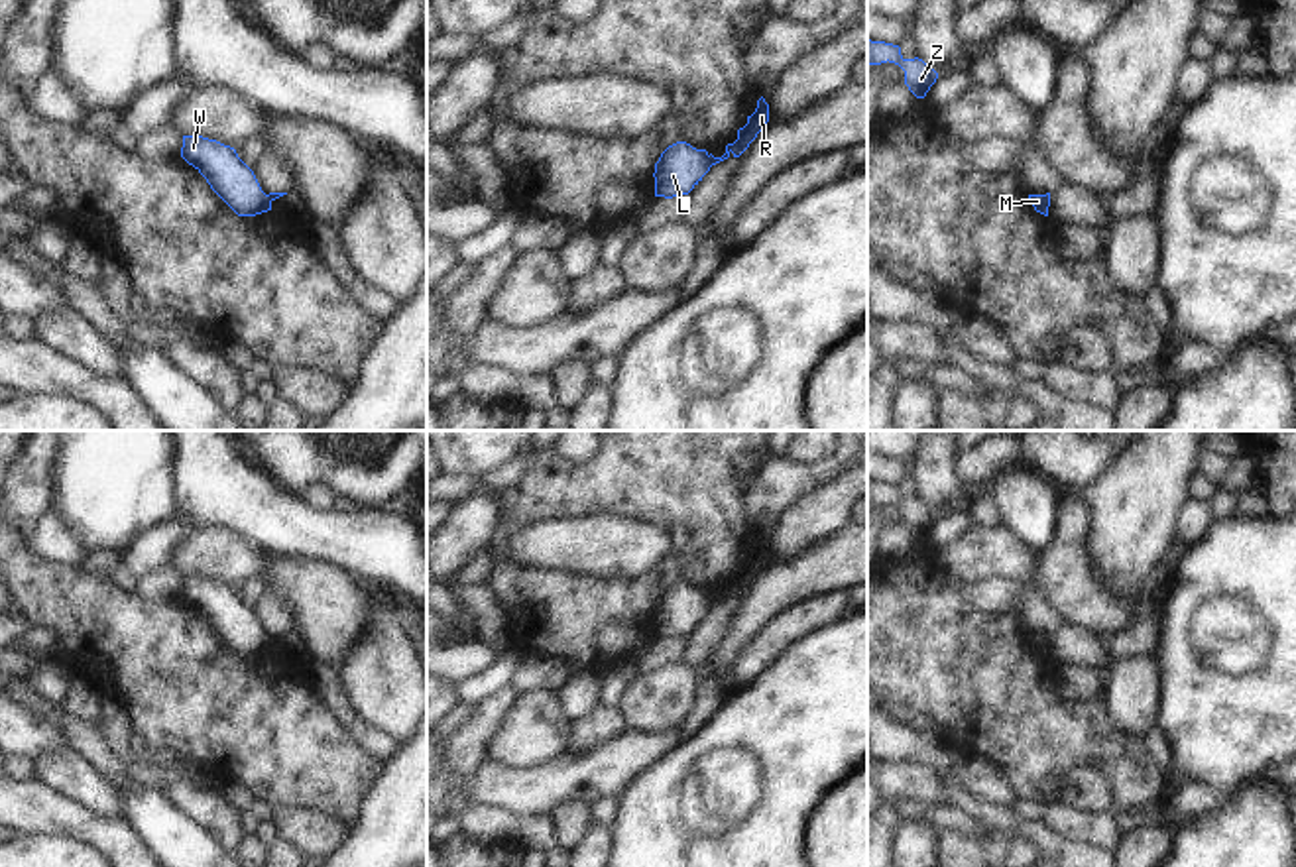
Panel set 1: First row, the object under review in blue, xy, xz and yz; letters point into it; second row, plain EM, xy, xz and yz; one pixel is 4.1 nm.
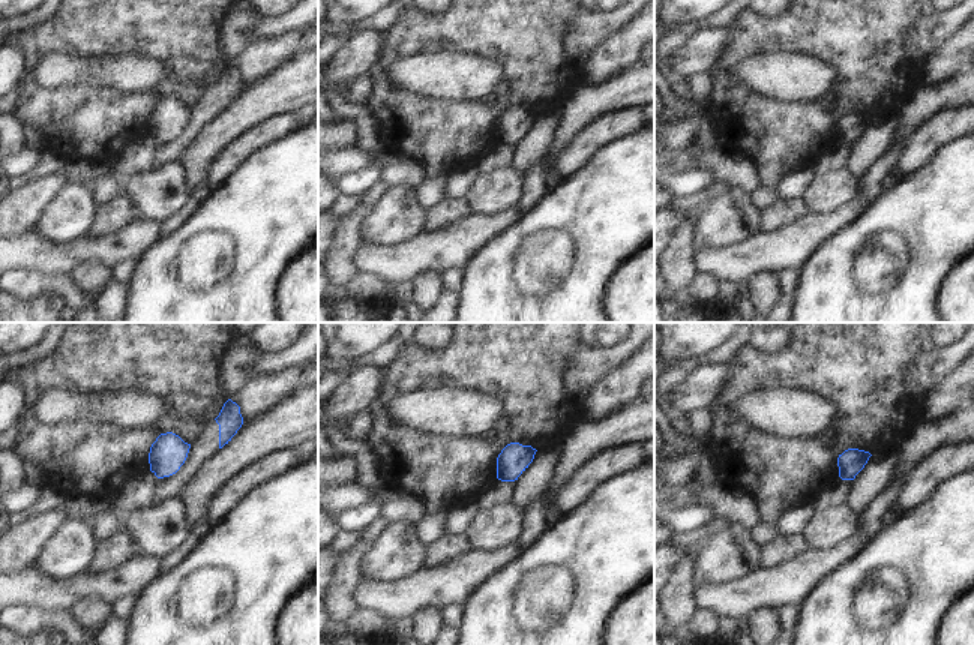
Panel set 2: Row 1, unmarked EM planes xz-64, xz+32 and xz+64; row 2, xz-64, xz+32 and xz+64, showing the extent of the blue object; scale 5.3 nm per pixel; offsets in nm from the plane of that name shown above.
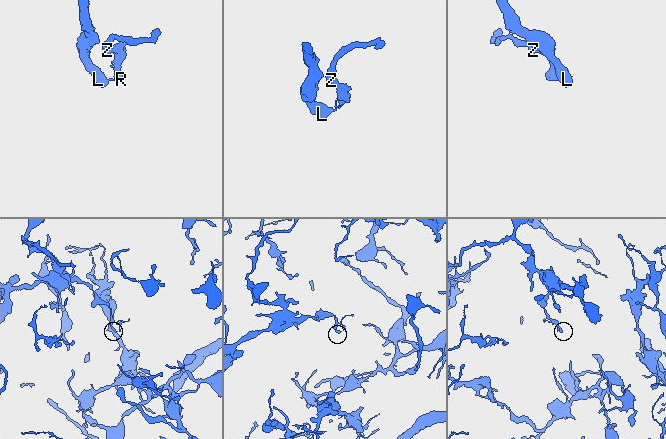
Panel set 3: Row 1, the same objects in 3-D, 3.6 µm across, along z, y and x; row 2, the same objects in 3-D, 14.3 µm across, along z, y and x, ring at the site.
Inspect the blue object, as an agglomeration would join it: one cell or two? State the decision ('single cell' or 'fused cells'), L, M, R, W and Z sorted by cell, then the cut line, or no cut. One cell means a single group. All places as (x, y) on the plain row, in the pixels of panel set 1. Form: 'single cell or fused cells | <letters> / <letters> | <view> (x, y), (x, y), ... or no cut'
fused cells | L M W / R Z | xz (706, 596), (710, 606)

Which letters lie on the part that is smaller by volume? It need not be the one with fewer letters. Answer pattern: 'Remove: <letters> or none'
Remove: R, Z

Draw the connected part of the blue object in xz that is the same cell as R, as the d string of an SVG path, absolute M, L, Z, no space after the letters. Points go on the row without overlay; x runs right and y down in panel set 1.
M761 537L757 541L755 552L751 556L747 556L747 564L737 570L737 580L734 584L726 586L726 594L722 598L714 598L710 594L708 606L712 607L712 606L728 600L730 596L739 598L749 588L749 584L757 578L757 574L767 566L767 562L769 562L769 545Z

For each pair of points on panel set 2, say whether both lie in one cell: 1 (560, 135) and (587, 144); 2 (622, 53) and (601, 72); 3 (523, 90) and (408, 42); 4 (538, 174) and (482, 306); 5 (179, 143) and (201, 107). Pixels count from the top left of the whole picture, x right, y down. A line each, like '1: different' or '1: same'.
1: different
2: same
3: same
4: different
5: same

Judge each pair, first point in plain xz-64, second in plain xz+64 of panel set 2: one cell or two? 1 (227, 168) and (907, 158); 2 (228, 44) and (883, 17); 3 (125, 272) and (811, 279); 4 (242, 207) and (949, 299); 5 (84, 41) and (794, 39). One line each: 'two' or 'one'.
1: one
2: two
3: two
4: two
5: one

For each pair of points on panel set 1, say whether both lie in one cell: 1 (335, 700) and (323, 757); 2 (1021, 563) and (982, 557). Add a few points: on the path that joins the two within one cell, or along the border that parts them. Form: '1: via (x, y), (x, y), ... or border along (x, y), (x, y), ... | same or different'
1: border along (315, 693), (360, 750) | different
2: via (1011, 557), (992, 557) | same

